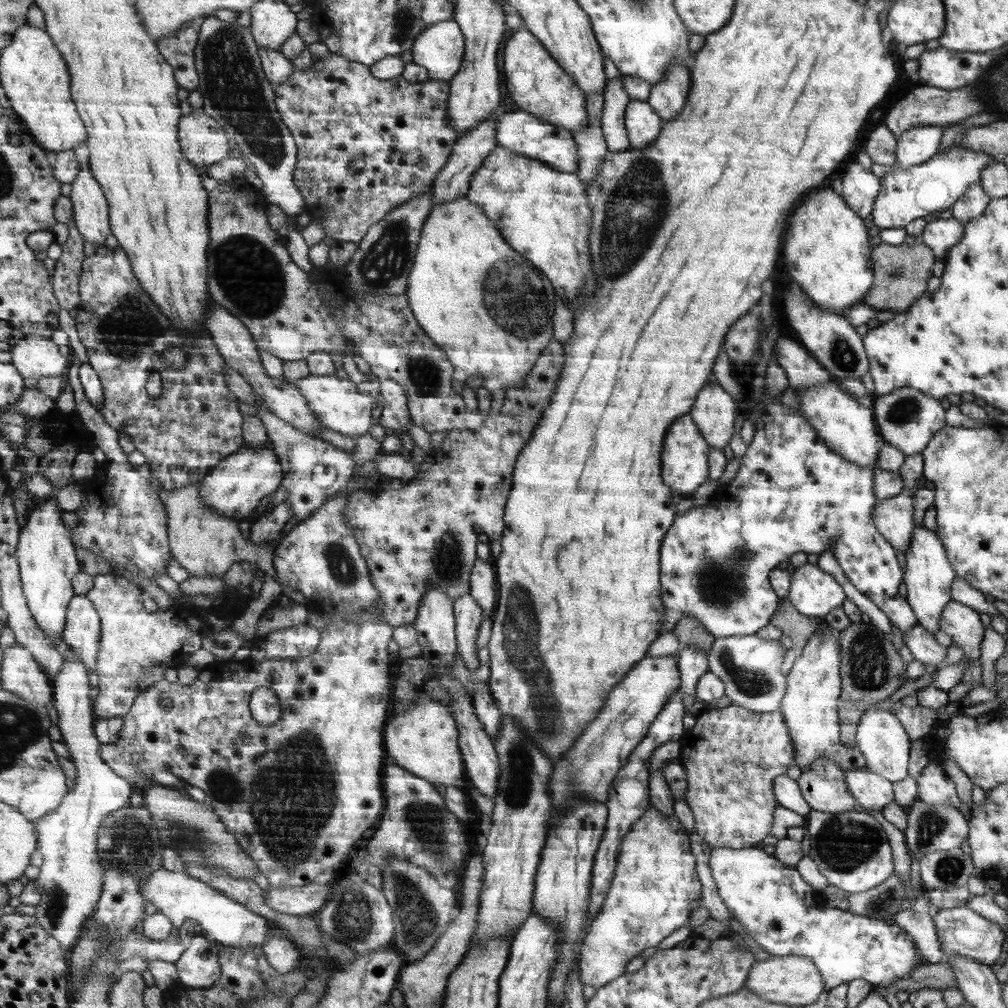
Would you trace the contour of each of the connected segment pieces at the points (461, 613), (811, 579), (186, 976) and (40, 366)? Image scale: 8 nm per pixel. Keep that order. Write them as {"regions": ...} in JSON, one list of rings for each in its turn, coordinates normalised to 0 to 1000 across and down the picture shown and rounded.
{"regions":[[[[465,586],[452,593],[450,608],[452,609],[452,629],[457,655],[465,665],[469,666],[477,661],[472,635],[477,619],[479,619],[479,602],[475,601],[473,594]]],[[[799,559],[786,564],[780,594],[802,612],[814,612],[836,597],[836,586],[823,569]]],[[[201,926],[190,931],[183,945],[174,957],[183,978],[207,980],[219,970],[217,944]]],[[[29,331],[19,336],[13,347],[12,361],[24,375],[65,375],[68,355],[64,355],[59,343],[49,334]]]]}

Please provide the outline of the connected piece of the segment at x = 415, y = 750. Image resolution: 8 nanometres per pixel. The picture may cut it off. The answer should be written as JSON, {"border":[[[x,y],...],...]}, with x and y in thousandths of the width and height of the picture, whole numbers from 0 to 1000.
{"border":[[[424,689],[419,690],[417,698],[409,700],[407,704],[402,706],[392,707],[392,711],[388,710],[383,722],[384,726],[381,728],[382,740],[386,742],[388,754],[398,760],[398,762],[430,778],[439,778],[441,781],[452,780],[459,785],[463,782],[465,774],[456,741],[456,722],[449,707],[438,697],[429,694]]]}

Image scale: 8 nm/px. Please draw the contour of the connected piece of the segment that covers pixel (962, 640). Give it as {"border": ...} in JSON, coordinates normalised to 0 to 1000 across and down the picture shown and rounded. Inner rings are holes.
{"border":[[[941,596],[932,612],[932,626],[938,627],[944,634],[944,640],[951,640],[965,655],[971,653],[971,637],[975,633],[975,619],[967,604],[947,596]]]}

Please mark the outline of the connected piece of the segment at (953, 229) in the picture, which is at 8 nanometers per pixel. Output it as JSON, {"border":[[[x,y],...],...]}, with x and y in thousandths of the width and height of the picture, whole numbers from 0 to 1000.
{"border":[[[945,215],[922,219],[915,228],[913,239],[925,247],[926,254],[934,262],[942,244],[954,233],[955,223]]]}

